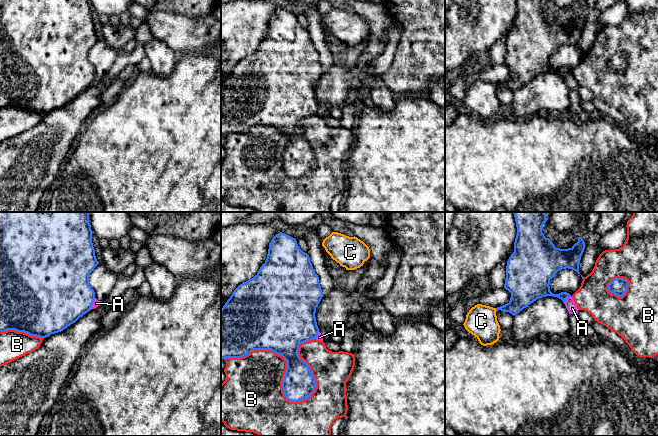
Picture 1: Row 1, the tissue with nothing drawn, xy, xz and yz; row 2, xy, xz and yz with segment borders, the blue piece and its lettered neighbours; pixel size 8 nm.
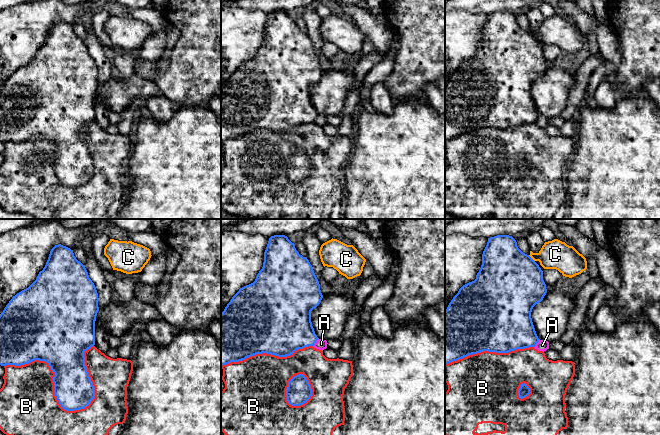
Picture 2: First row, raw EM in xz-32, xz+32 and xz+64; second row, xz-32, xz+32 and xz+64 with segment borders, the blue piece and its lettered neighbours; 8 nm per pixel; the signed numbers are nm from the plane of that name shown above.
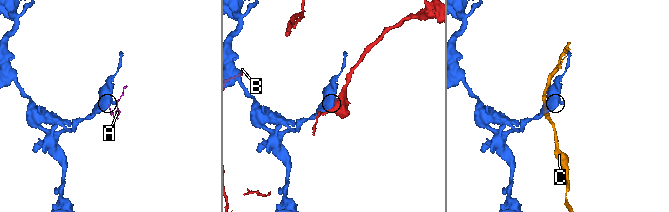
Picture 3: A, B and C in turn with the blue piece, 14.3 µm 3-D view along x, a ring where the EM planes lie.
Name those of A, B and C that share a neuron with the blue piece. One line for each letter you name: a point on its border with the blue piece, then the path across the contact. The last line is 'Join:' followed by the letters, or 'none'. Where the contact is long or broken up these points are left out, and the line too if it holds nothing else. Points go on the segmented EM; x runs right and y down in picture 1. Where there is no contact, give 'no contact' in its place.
Join: none

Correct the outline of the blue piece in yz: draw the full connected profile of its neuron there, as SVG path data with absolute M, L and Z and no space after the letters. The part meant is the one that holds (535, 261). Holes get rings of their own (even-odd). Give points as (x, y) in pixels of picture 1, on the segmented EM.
M513 212L517 227L514 252L507 261L504 288L511 293L510 301L496 308L513 316L539 298L553 296L565 303L571 295L567 292L553 294L550 280L562 269L579 272L581 256L585 249L582 237L571 248L556 248L546 238L542 226L546 212Z

